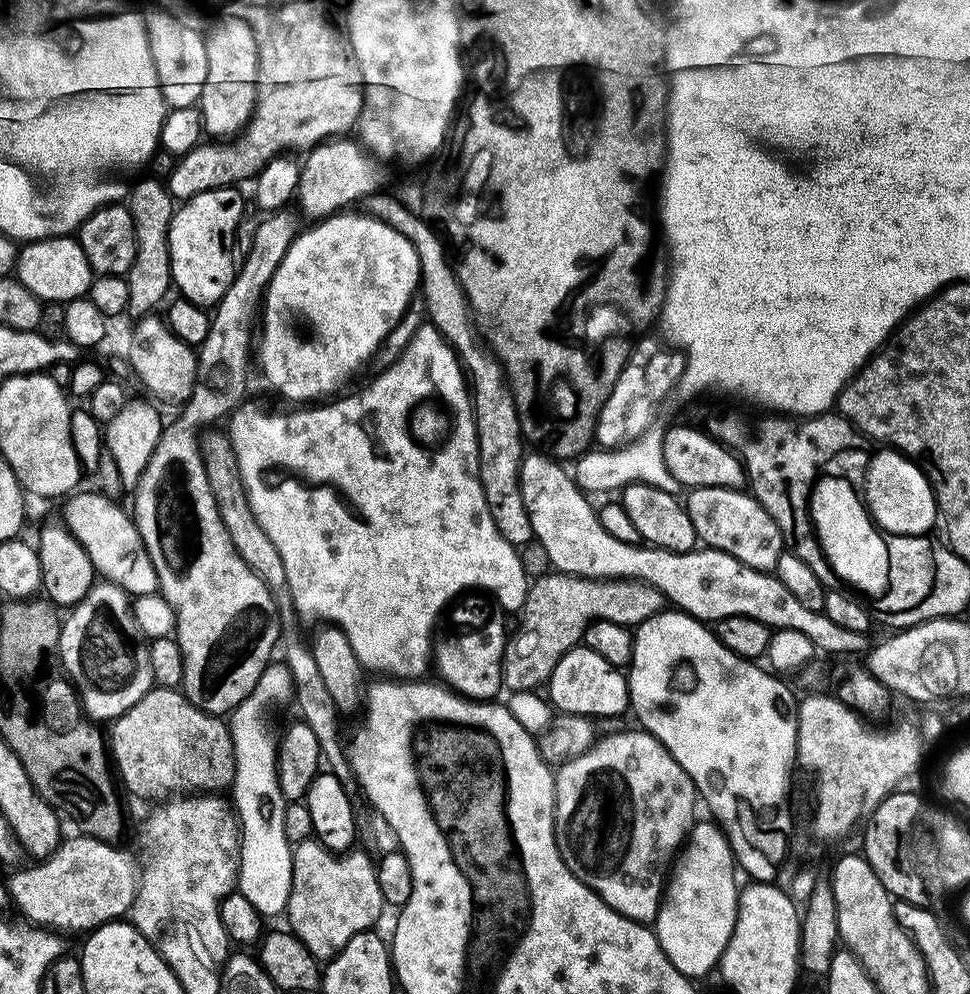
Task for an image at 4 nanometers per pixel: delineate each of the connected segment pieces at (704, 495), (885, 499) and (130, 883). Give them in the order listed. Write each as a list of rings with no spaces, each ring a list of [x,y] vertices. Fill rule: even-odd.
[[[694,488],[687,493],[686,507],[701,545],[732,555],[747,569],[768,572],[775,569],[782,553],[780,527],[759,504],[751,491],[739,488]]]
[[[872,439],[868,440],[867,446],[872,456],[880,456],[880,460],[876,460],[876,468],[872,468],[872,488],[868,488],[866,494],[866,500],[872,500],[872,510],[876,512],[876,516],[900,516],[900,520],[884,520],[884,524],[892,524],[892,528],[904,528],[904,532],[924,532],[924,528],[929,528],[934,532],[939,513],[935,490],[926,473],[913,459],[892,447]],[[892,487],[898,488],[899,496],[893,496],[890,493],[889,489]],[[908,491],[914,492],[918,498],[924,494],[930,508],[925,510],[920,500],[907,500]]]
[[[76,834],[74,838],[65,837],[50,856],[44,861],[35,864],[38,865],[16,871],[12,876],[12,882],[10,881],[11,903],[13,905],[16,904],[22,910],[45,910],[48,914],[106,914],[105,916],[126,914],[131,911],[140,875],[138,864],[136,860],[135,862],[132,860],[128,853],[118,851],[118,848],[115,848],[113,845],[102,844],[100,840],[96,840],[90,836]]]

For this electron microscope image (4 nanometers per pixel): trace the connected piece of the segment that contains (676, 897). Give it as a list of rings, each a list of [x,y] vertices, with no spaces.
[[[705,818],[693,824],[666,880],[654,931],[666,958],[683,976],[697,978],[719,965],[736,925],[737,860],[719,824]]]

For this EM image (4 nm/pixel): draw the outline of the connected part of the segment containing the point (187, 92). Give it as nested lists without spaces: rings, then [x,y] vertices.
[[[171,11],[147,13],[148,45],[154,50],[152,61],[164,103],[169,109],[190,108],[199,96],[206,92],[208,78],[208,55],[205,37],[195,28],[186,27]]]

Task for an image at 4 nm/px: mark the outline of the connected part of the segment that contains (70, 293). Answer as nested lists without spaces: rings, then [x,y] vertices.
[[[68,234],[53,236],[46,240],[33,240],[19,249],[14,269],[15,279],[26,290],[33,292],[41,302],[53,300],[57,306],[70,300],[87,297],[92,291],[94,273],[79,239],[72,240]]]

